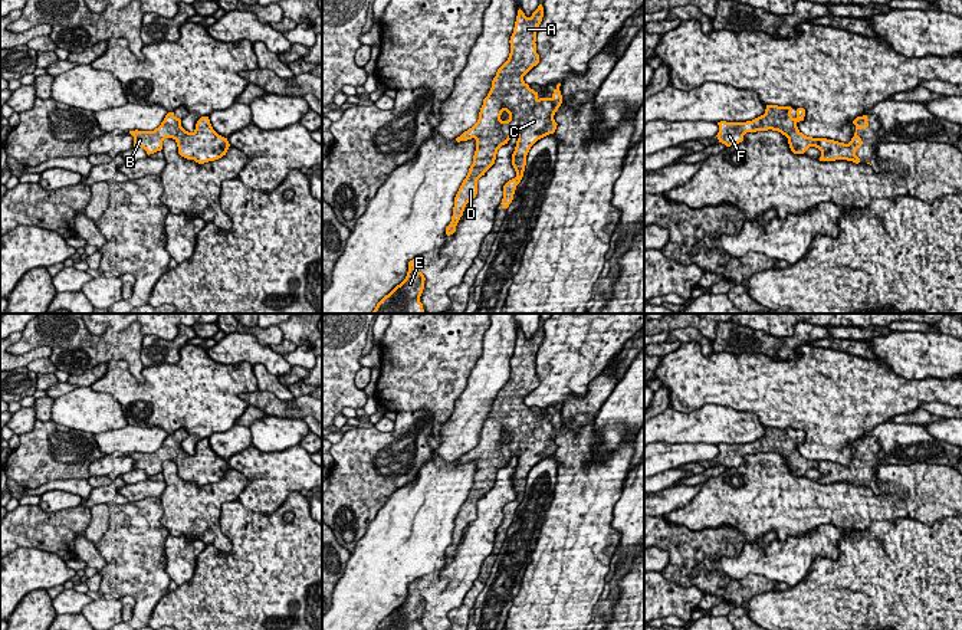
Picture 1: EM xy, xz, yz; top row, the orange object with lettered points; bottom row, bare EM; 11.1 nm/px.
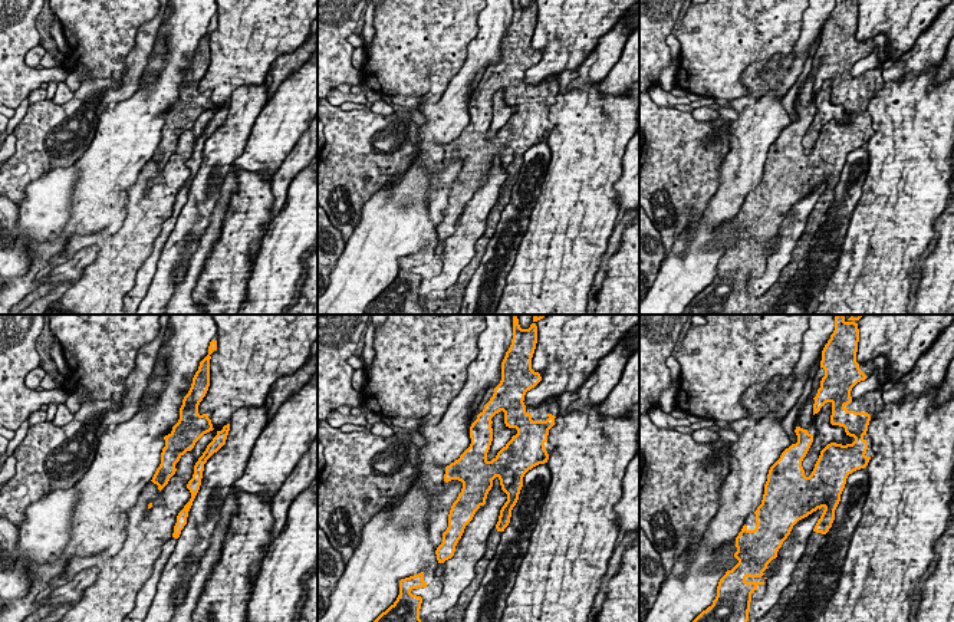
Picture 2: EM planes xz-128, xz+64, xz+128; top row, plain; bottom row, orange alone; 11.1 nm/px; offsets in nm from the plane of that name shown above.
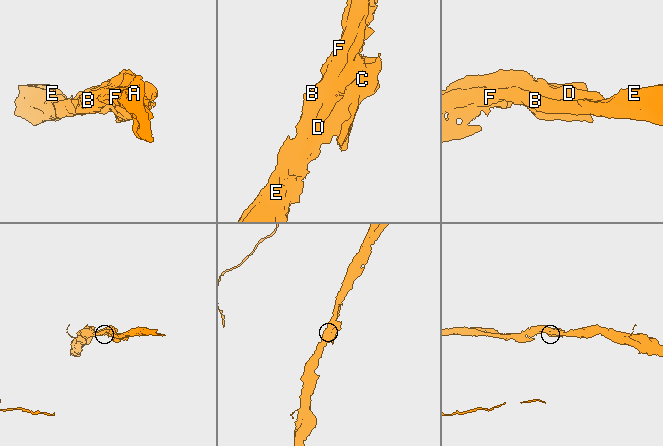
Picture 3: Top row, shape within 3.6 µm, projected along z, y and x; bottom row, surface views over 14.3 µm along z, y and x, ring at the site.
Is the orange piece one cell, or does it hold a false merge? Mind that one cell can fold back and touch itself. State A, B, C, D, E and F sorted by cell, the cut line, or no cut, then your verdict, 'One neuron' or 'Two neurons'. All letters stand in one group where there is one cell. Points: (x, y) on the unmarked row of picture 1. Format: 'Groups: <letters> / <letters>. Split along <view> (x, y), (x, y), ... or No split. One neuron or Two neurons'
Groups: A B C D E F. No split. One neuron

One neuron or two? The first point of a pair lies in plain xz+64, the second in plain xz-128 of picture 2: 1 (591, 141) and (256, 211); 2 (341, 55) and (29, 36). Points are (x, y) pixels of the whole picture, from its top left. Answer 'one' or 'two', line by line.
1: one
2: one

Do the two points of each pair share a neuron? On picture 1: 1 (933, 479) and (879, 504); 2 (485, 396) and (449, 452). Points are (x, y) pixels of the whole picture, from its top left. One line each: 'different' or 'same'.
1: same
2: same

